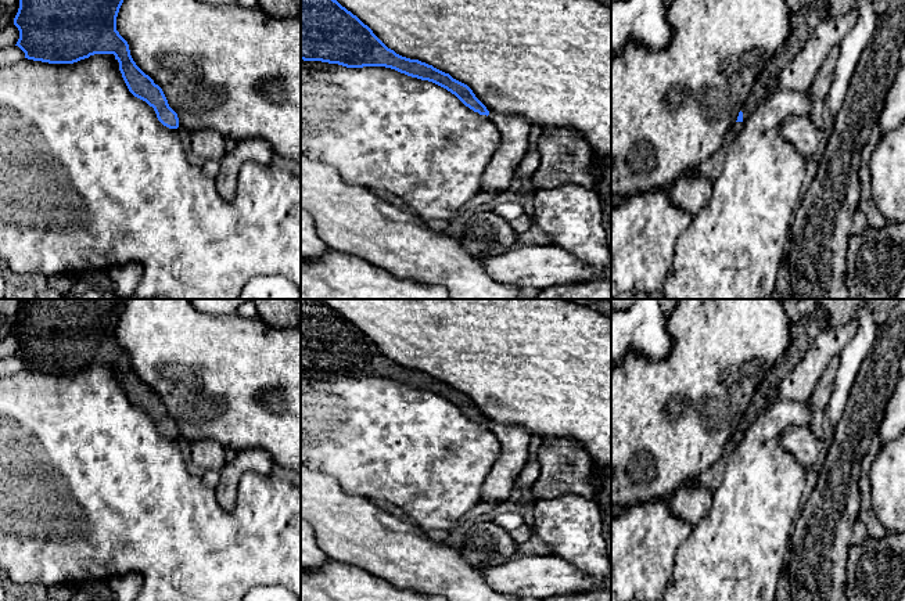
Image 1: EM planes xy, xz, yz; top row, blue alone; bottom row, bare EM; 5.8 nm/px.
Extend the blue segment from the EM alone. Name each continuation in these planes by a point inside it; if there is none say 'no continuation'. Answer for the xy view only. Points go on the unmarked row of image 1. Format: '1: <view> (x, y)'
no continuation

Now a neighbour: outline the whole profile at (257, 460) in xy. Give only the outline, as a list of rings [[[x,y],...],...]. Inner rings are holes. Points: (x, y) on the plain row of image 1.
[[[262,449],[237,451],[236,457],[220,469],[220,481],[215,487],[218,504],[226,511],[234,510],[243,476],[249,471],[269,475],[273,465],[272,457]]]

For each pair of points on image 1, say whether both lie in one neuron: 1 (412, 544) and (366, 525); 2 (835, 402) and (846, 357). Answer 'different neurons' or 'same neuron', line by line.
1: same neuron
2: same neuron

